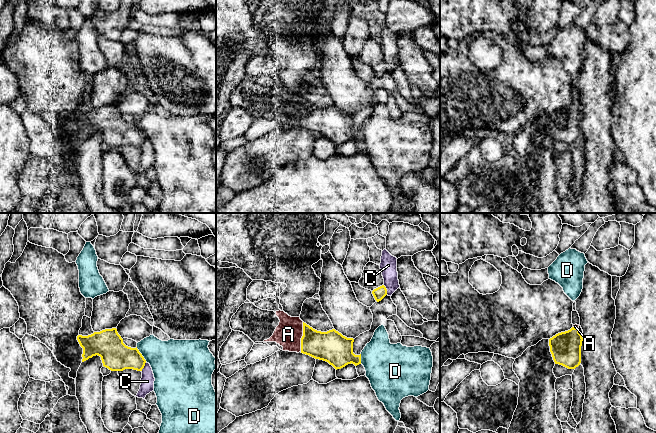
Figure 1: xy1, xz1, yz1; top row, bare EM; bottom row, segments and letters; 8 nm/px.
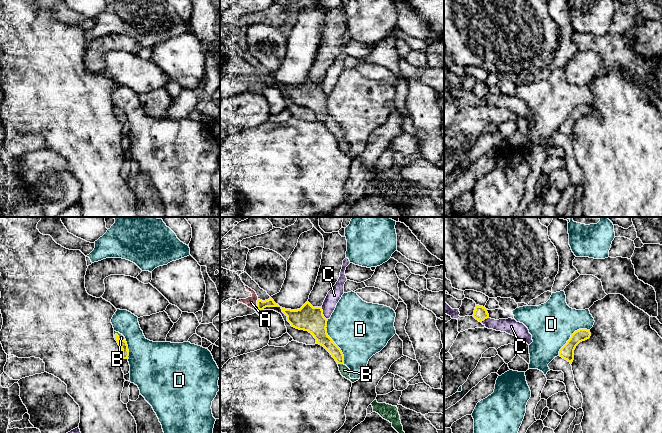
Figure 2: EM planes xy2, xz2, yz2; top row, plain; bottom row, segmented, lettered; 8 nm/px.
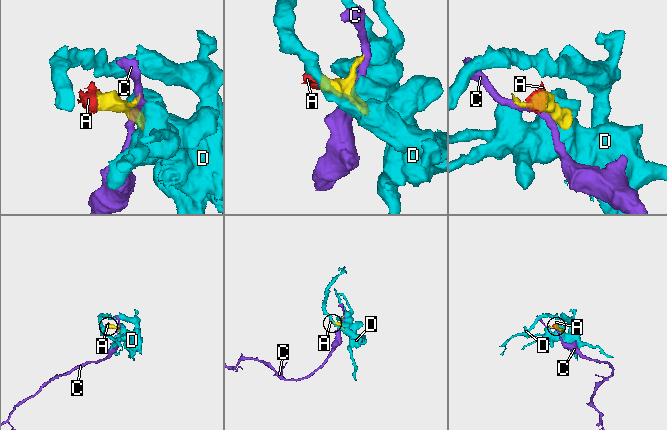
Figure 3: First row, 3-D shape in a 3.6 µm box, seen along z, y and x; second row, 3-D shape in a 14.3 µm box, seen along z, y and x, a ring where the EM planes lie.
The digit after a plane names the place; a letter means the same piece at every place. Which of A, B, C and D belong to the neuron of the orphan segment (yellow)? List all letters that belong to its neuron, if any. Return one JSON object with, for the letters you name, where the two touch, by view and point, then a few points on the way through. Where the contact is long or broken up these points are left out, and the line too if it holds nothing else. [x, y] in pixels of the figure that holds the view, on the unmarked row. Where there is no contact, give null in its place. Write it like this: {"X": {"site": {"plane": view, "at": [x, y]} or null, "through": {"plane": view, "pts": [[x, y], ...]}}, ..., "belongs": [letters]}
{"A": {"site": {"plane": "xz1", "at": [302, 113]}, "through": {"plane": "xz1", "pts": [[331, 122], [318, 121], [302, 113], [288, 110]]}}, "B": {"site": {"plane": "xz2", "at": [340, 139]}, "through": {"plane": "xz2", "pts": [[322, 114], [336, 128], [340, 139], [344, 146]]}}, "belongs": ["A", "B"]}

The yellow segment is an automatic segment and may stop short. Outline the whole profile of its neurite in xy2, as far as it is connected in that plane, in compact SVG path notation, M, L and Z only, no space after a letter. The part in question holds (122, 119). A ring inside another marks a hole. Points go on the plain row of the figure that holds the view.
M114 107L114 114L122 125L122 134L127 135L129 132L129 126L125 113L119 108Z

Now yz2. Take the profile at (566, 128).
M579 105L575 107L567 119L560 125L559 132L563 135L567 136L570 140L572 140L574 136L574 126L576 122L587 115L589 115L591 109L587 105Z

